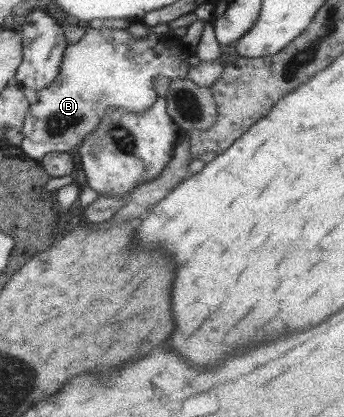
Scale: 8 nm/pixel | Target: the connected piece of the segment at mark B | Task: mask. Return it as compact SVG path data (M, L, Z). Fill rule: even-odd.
M88 28L88 30L86 30L86 34L82 36L82 40L79 40L77 44L70 44L64 50L62 61L60 61L60 73L58 73L58 76L54 79L54 83L38 91L38 101L36 104L29 105L28 114L24 117L24 123L22 123L22 141L20 141L20 150L32 158L32 160L41 161L42 158L48 154L48 152L66 153L77 144L80 145L82 139L84 139L86 135L94 132L94 129L98 127L100 119L102 119L102 117L104 117L104 113L106 113L106 107L120 107L122 109L126 109L126 111L130 111L131 113L143 113L146 109L148 109L148 107L150 107L150 105L154 104L156 99L158 99L158 94L156 90L154 90L154 79L156 79L158 75L164 75L168 77L168 80L176 78L183 79L187 76L188 69L190 69L190 64L187 62L187 58L190 56L184 56L186 52L182 50L182 46L180 45L179 40L171 35L165 36L162 34L156 34L150 29L149 34L145 38L138 39L134 38L128 30L124 29L106 28L106 30L94 30L94 28Z

